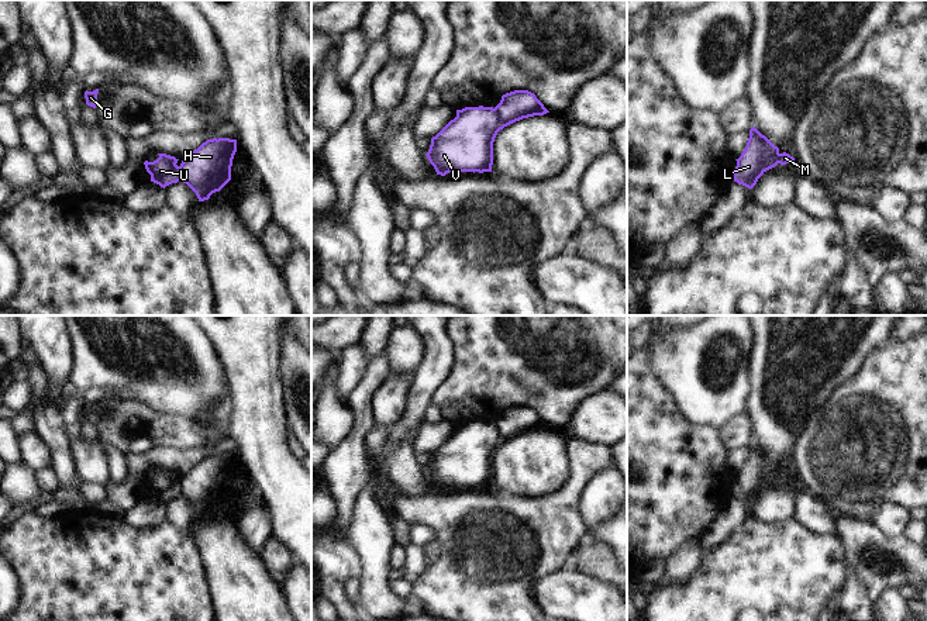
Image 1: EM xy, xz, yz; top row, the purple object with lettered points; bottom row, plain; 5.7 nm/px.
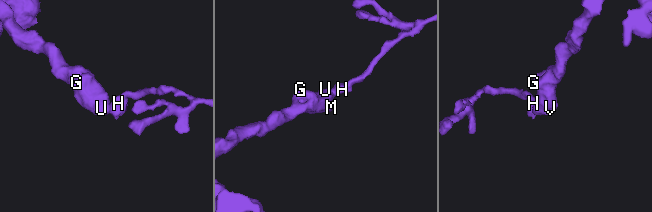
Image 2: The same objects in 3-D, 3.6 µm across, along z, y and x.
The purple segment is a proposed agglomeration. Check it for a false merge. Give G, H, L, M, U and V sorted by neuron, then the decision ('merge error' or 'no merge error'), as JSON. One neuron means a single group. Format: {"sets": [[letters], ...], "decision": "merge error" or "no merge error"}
{"sets": [["G", "L", "M", "U", "V"], ["H"]], "decision": "merge error"}

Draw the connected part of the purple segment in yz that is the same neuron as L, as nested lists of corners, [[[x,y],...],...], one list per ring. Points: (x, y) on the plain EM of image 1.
[[[752,442],[747,462],[735,476],[734,497],[752,504],[766,486],[775,483],[778,479],[792,479],[795,473],[786,468],[780,469],[778,462]]]

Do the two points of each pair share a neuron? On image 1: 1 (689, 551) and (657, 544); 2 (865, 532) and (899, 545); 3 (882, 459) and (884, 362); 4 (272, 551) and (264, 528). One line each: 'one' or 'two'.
1: two
2: one
3: one
4: two

